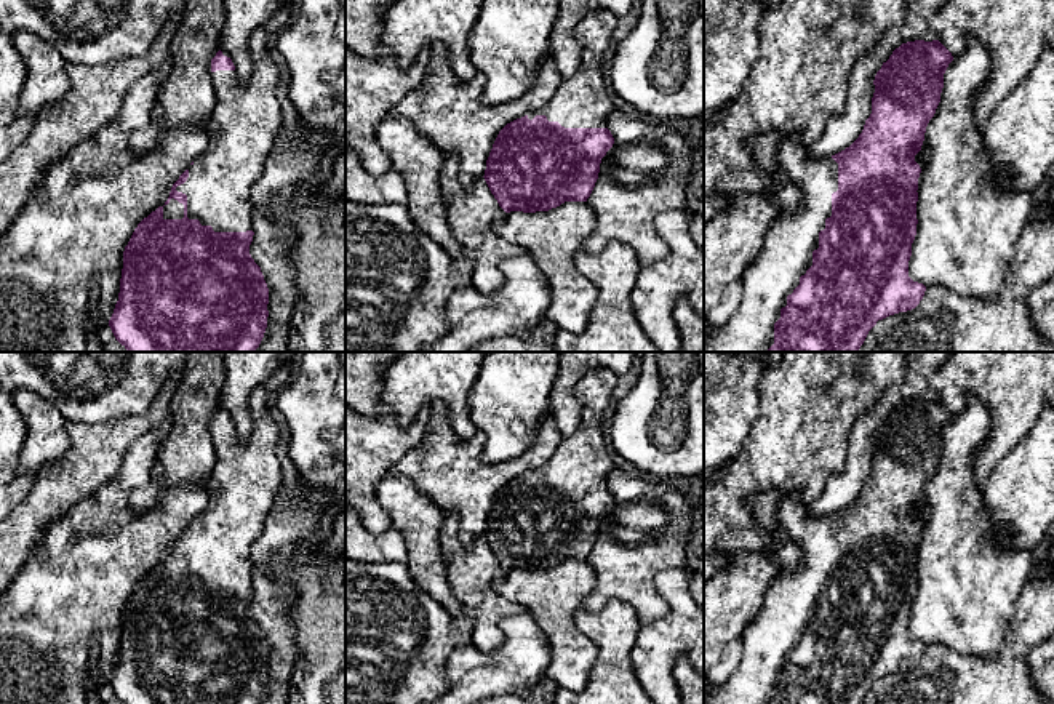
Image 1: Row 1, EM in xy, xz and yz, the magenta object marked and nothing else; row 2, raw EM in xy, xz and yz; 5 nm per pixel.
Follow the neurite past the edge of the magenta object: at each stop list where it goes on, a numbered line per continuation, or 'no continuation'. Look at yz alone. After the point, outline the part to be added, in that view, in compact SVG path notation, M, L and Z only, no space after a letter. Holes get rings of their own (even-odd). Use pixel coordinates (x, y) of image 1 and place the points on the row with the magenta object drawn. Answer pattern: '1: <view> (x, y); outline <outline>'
1: yz (786, 255); outline M792 136L781 144L776 162L801 189L803 208L765 234L758 256L742 274L742 301L729 320L712 326L704 315L704 352L768 352L781 309L812 266L819 232L832 216L832 194L838 190L838 163L832 157L812 155Z

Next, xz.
1: xz (581, 101); outline M608 10L589 11L576 26L581 64L573 77L563 78L555 96L528 115L545 115L565 128L608 128L616 109L608 86L605 53L611 43L619 16Z

